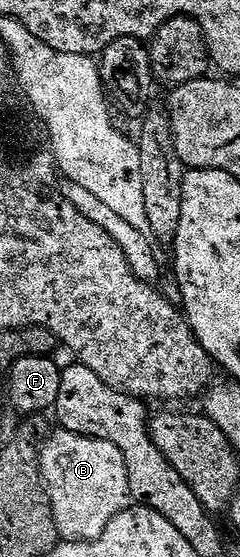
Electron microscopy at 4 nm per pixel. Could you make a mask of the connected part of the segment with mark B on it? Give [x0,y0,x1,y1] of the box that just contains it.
[44,432,130,541]

